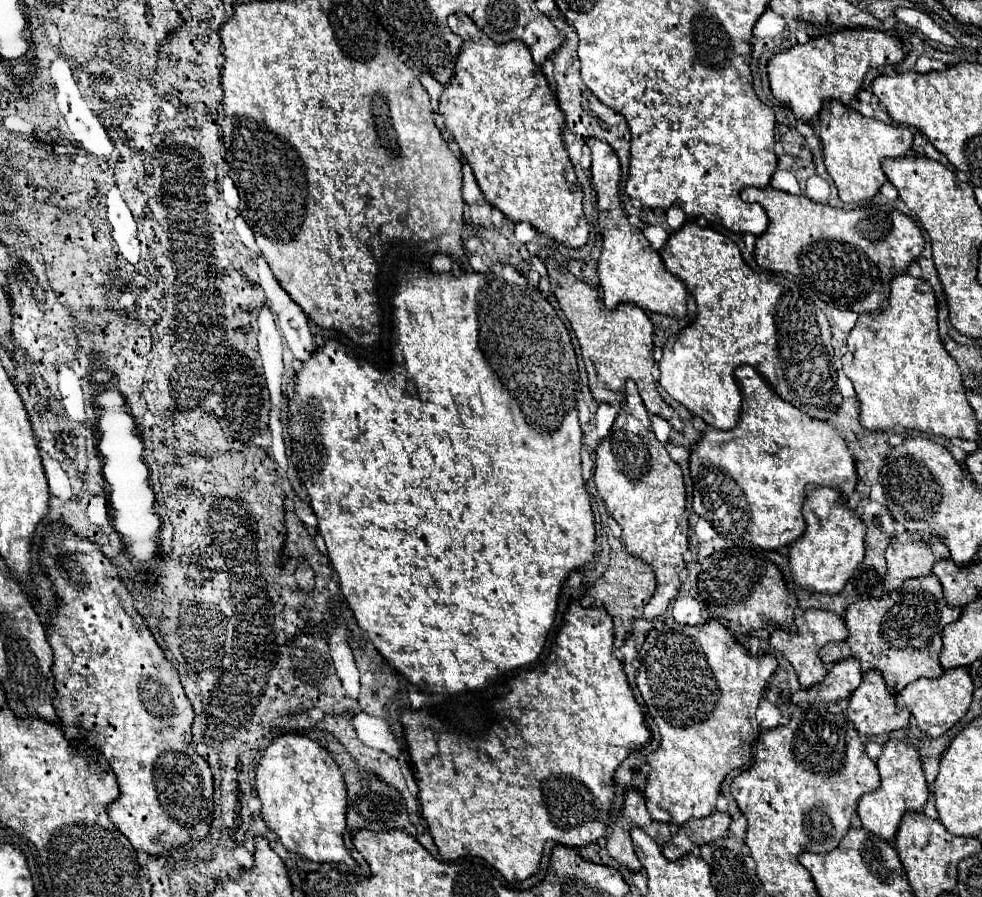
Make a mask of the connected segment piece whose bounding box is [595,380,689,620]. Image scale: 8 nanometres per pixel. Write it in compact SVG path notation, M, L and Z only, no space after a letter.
M627 380L625 404L605 440L597 448L595 486L607 512L621 526L621 542L627 552L645 560L655 576L657 588L645 606L645 618L655 620L667 612L669 602L679 594L679 572L685 568L683 554L689 550L689 524L685 516L685 482L679 464L669 458L667 448L655 438L649 414L637 386Z

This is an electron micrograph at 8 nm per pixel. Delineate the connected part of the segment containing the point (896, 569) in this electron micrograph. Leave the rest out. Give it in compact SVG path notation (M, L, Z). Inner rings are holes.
M903 532L895 536L887 546L887 576L885 588L889 592L899 590L905 580L927 576L933 572L937 560L949 558L947 548L927 534Z

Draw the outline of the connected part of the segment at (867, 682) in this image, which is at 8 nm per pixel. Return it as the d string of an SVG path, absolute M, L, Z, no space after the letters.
M879 670L863 674L861 686L849 698L847 714L857 732L865 736L889 734L895 730L907 730L911 714L895 704L895 696L887 690Z

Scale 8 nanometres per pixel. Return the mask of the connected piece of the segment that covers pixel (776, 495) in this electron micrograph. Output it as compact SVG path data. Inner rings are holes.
M739 366L735 370L735 378L743 394L739 424L729 432L707 428L705 436L691 450L689 470L693 478L693 510L703 520L711 522L711 526L723 538L733 542L741 538L753 546L759 546L761 550L781 550L805 534L807 524L801 514L805 486L817 484L833 488L841 494L841 500L847 502L859 482L857 466L845 440L831 424L813 420L793 404L781 400L751 366Z

